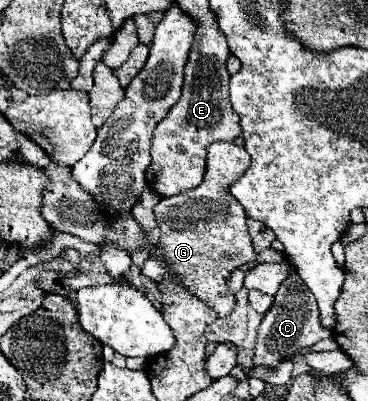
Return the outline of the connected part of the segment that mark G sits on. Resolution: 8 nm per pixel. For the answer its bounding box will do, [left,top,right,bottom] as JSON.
[141,141,286,315]

